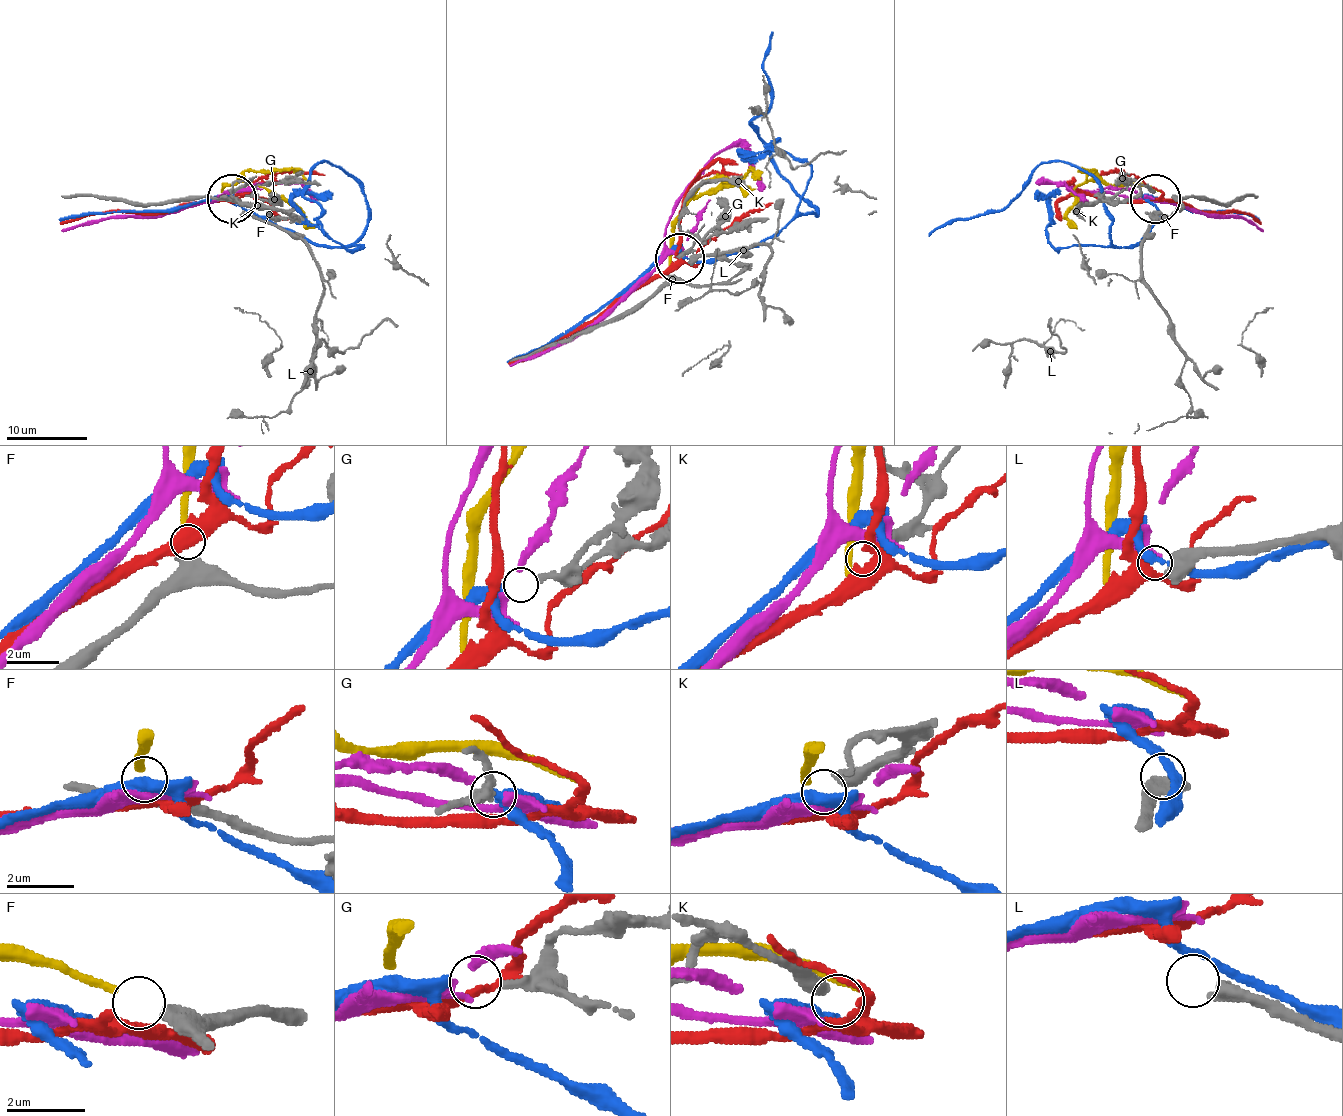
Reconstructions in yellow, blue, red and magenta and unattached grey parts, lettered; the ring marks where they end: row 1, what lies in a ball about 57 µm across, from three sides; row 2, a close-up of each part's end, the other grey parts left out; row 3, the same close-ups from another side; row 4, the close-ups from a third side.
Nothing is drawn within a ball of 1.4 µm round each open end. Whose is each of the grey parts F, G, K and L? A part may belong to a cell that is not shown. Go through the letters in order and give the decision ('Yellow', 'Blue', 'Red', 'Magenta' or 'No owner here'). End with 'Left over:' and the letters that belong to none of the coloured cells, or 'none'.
F: Yellow
G: Blue
K: No owner here
L: No owner here
Left over: K, L

